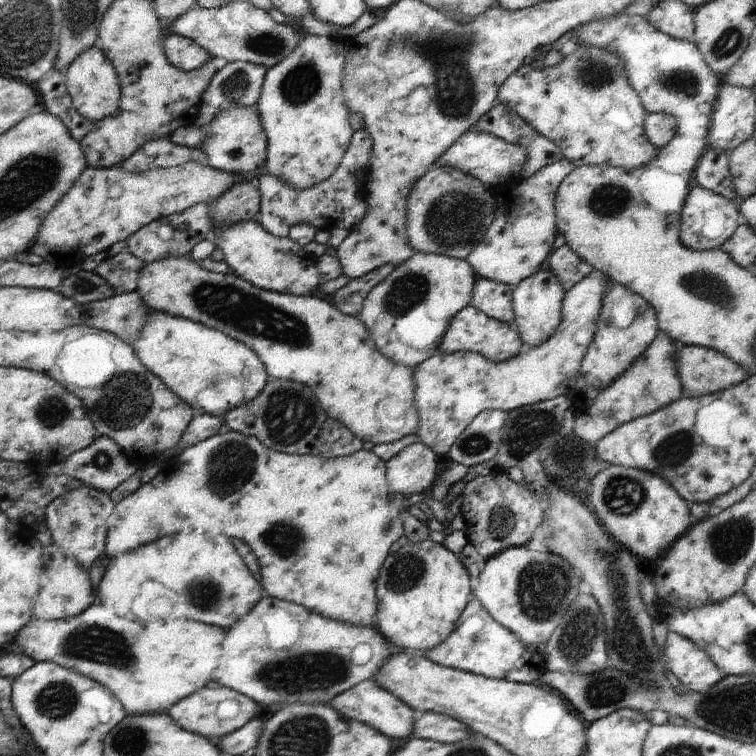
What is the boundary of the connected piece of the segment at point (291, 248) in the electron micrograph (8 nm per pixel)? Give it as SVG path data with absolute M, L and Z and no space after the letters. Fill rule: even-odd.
M257 220L238 222L238 224L218 227L214 225L210 239L223 254L223 261L234 274L250 284L280 294L294 296L323 296L320 285L324 284L316 259L306 253L301 245L287 236L275 237L268 234Z

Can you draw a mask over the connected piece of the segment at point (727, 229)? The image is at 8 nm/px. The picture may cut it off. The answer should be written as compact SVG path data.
M702 187L689 190L686 200L683 201L679 220L680 242L695 251L718 249L738 228L742 215L739 211L739 202L731 201L715 192Z

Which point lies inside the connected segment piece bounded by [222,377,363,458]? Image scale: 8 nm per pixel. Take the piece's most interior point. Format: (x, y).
(286, 416)

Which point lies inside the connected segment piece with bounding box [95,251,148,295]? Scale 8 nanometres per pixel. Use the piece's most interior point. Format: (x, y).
(122, 271)

